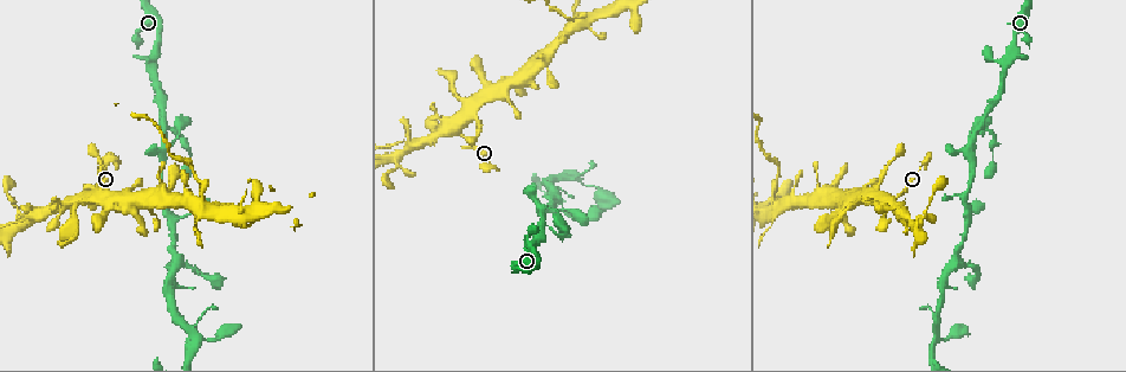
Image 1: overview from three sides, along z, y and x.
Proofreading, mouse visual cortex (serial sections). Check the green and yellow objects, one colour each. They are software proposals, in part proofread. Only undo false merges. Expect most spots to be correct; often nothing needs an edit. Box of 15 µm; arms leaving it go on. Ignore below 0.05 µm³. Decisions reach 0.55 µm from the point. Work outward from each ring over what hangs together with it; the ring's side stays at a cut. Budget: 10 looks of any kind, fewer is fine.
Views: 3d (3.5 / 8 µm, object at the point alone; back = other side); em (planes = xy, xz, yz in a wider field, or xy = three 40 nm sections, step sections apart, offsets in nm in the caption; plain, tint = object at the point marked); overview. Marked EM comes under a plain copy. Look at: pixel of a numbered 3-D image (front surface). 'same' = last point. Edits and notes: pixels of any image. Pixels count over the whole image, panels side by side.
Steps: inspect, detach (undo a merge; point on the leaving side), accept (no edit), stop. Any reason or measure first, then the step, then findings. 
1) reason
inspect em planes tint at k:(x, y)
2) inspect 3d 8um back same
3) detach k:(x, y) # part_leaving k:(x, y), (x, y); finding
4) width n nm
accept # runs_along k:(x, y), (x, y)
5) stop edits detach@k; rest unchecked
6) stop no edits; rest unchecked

side arm on a straight run
inspect 3d 8um at 1:(907, 215)

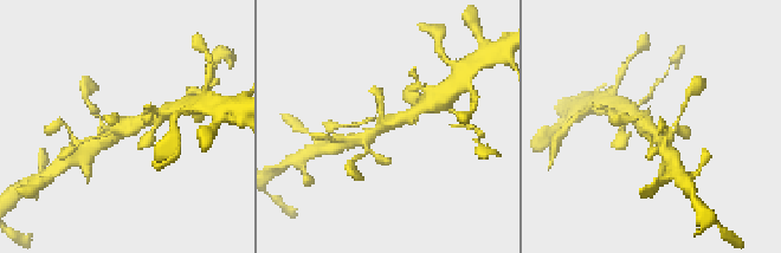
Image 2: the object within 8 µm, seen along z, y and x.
inspect em xy step 1 tint at 2:(648, 128)

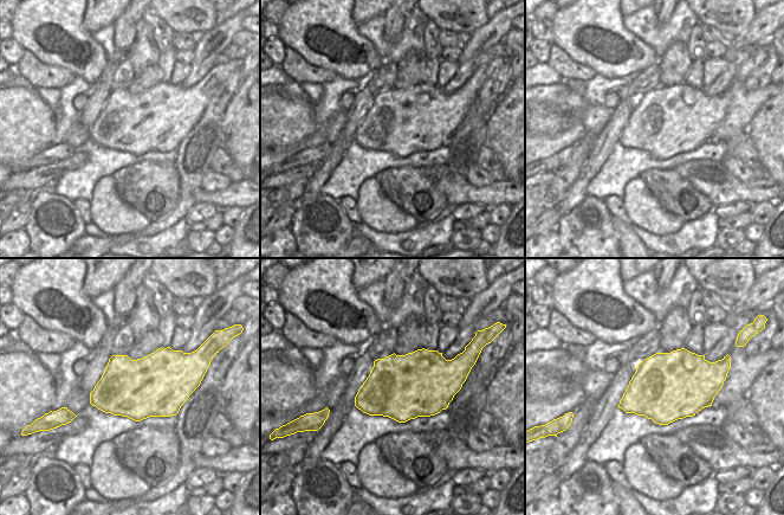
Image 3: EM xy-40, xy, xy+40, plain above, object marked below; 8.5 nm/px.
accept # runs_along 2:(415, 110), (360, 140); all the same cell

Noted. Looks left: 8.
four or more arms meet
inspect 3d 3.5um back at 1:(540, 211)

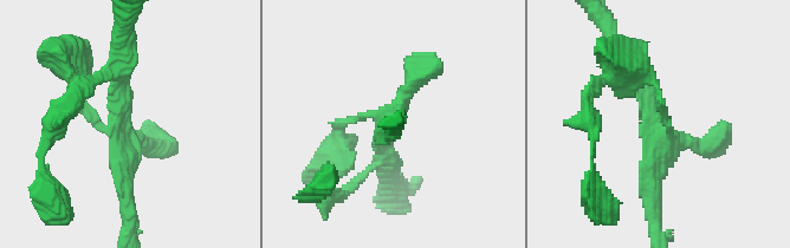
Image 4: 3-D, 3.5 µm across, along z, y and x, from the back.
arms 4; arm_widths 100, 200, 250, 250 nm
inspect em xy step 5 tint at 4:(118, 133)

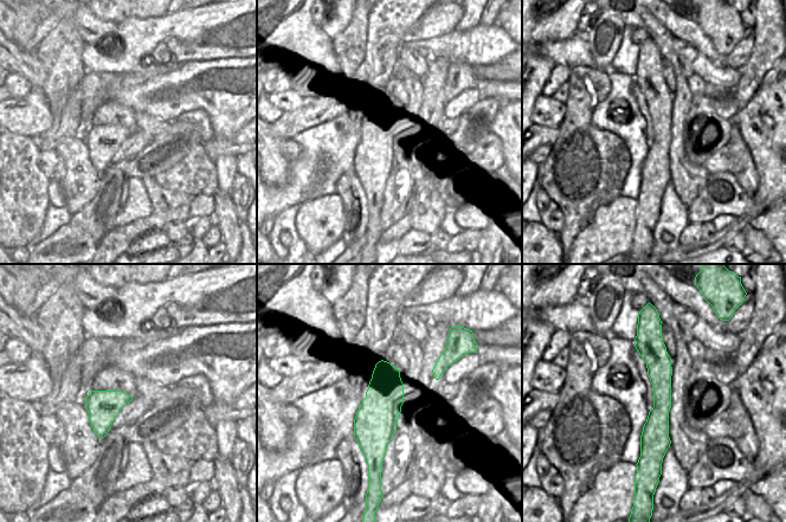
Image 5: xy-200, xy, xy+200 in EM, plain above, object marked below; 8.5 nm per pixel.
width 360 nm
accept # runs_along 4:(625, 63), (660, 128), (652, 211); all the same cell

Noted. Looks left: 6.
three-way junction
inspect 3d 3.5um at 1:(939, 339)

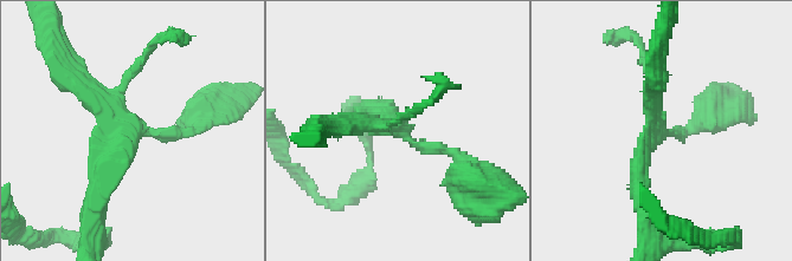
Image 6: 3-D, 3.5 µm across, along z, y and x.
now the EM
inspect em planes tint at 6:(131, 131)

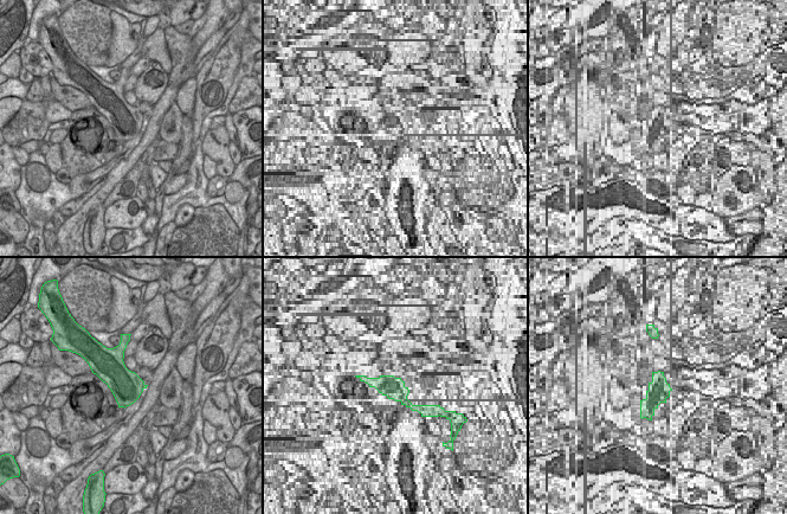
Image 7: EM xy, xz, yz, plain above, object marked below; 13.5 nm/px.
width 420 nm
accept # runs_along 6:(69, 77), (130, 131), (197, 128); continuous, no second cell

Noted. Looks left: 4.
sharp bend
inspect 3d 3.5um at 1:(567, 18)

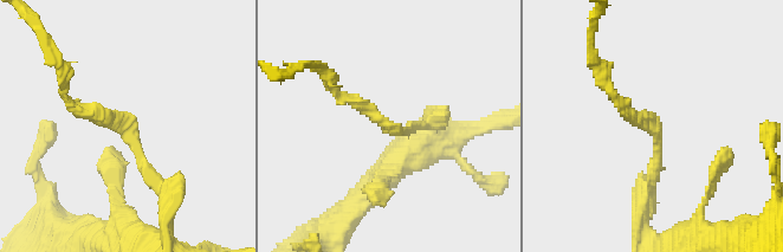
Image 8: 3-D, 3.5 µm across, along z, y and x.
arm_widths 150, 200 nm; now the EM
inspect em planes tint at 8:(393, 130)

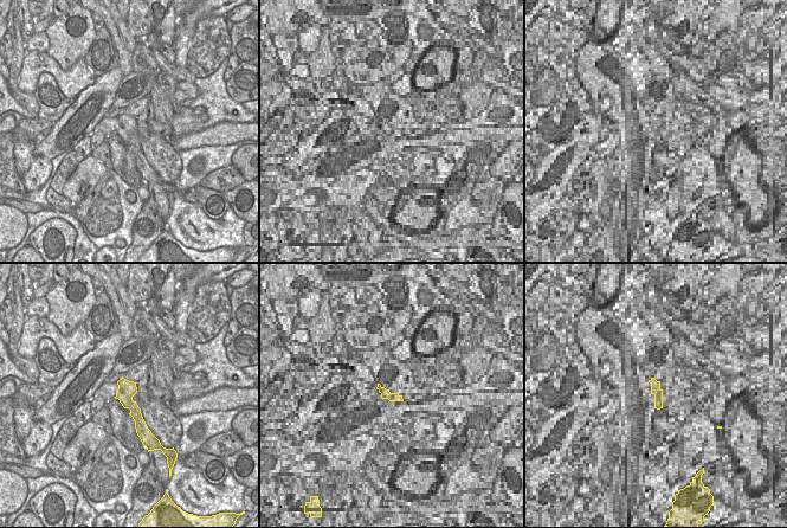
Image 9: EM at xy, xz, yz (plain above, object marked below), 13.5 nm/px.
accept # runs_along 9:(122, 381), (141, 430); all the same cell

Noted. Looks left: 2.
stop no edits; rest unchecked

